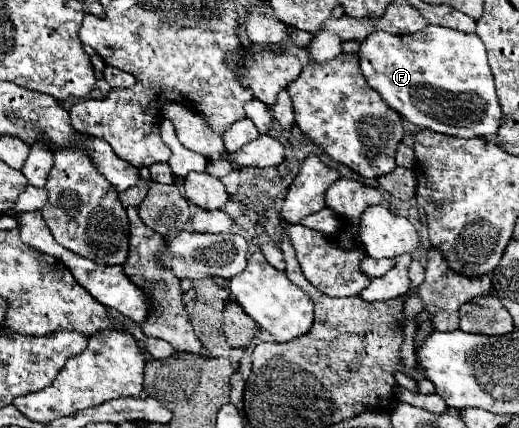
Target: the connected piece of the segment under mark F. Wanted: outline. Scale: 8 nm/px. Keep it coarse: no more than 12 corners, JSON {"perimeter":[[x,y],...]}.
{"perimeter":[[432,24],[372,32],[368,86],[414,126],[498,132],[476,34]]}

